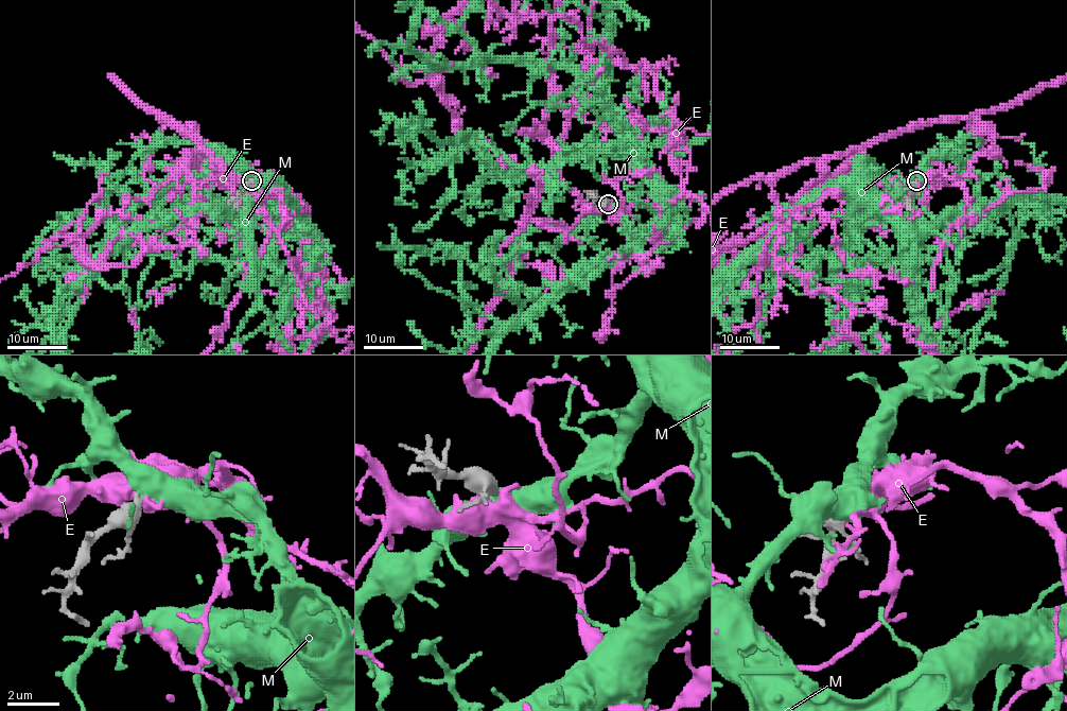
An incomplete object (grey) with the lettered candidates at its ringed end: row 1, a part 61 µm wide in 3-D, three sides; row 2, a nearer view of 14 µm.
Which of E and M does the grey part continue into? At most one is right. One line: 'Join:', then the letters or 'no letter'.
Join: M

